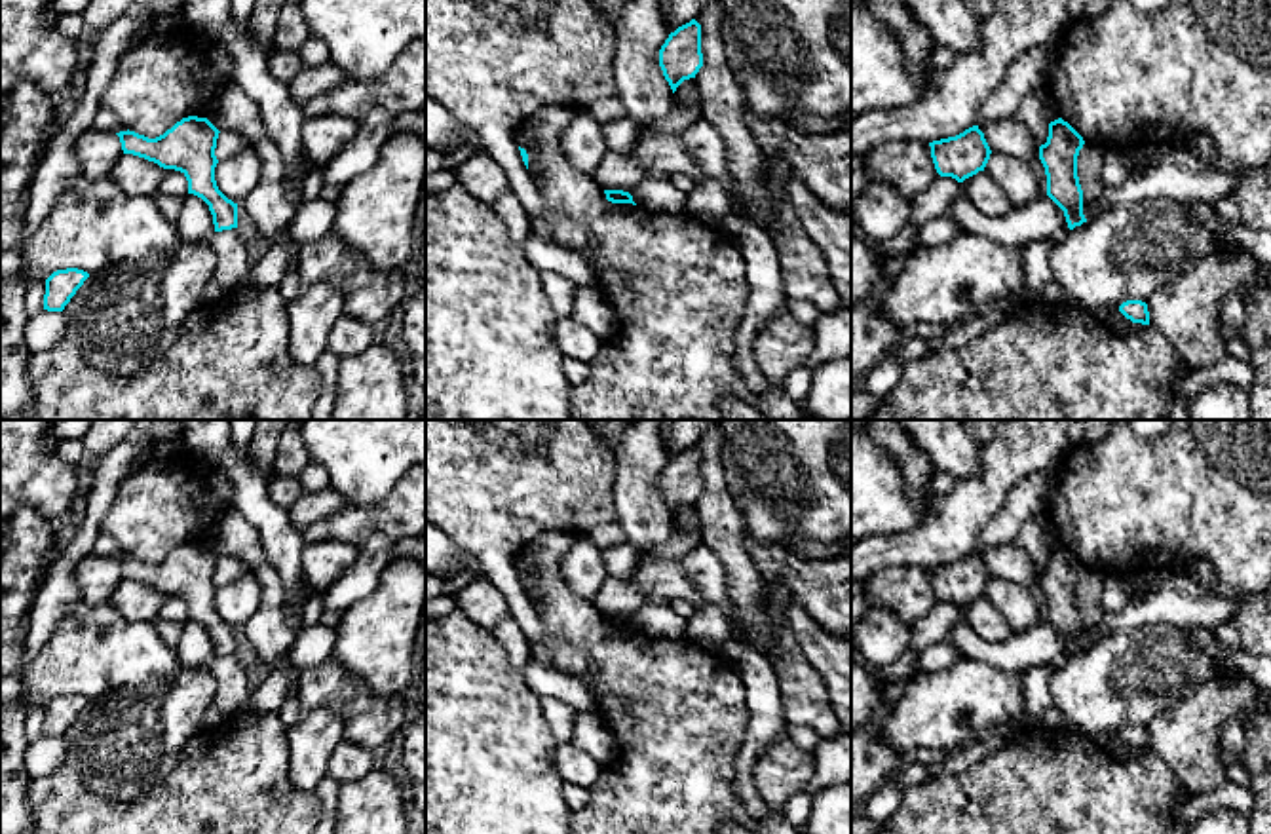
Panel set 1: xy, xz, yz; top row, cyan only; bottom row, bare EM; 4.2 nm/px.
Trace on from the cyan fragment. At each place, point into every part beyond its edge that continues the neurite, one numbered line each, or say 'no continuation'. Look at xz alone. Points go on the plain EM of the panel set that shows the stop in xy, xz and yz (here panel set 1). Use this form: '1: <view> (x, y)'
no continuation

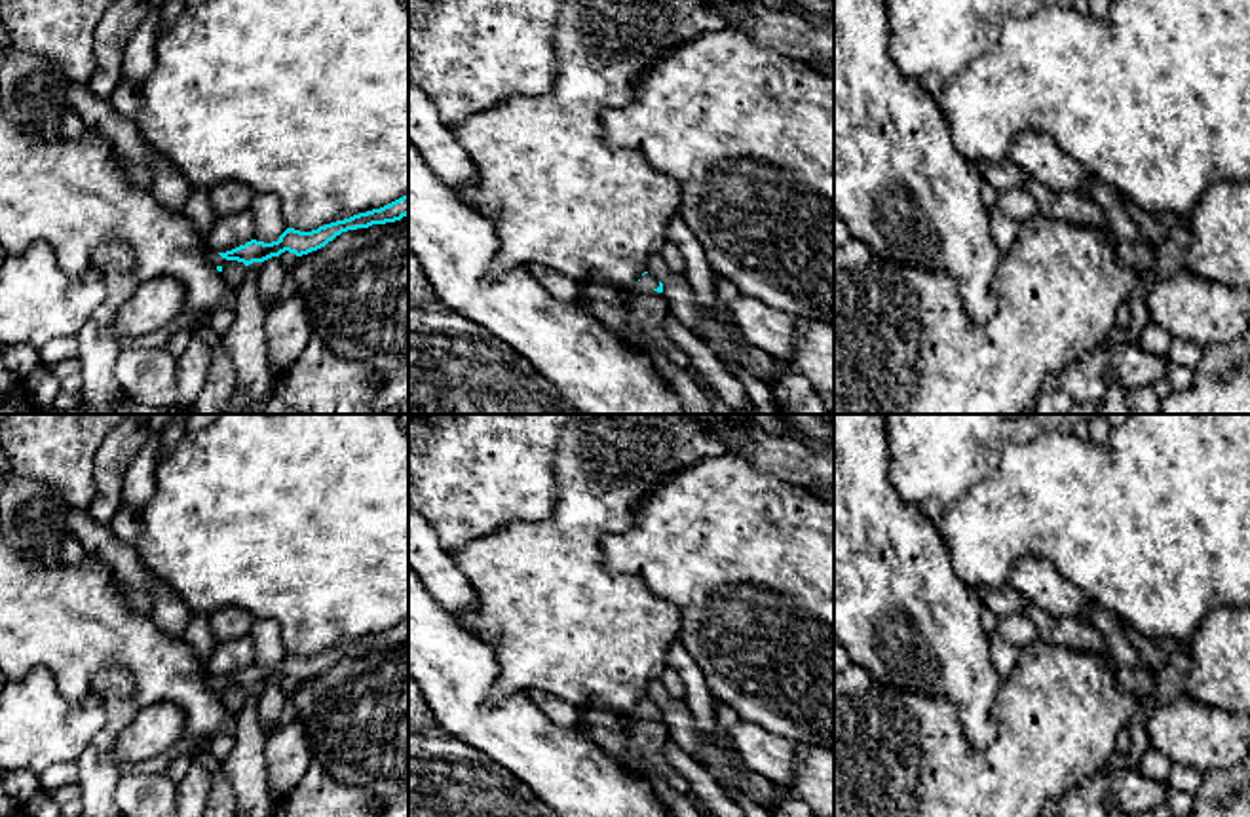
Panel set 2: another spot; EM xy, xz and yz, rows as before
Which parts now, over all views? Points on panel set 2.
1: xz (646, 707)

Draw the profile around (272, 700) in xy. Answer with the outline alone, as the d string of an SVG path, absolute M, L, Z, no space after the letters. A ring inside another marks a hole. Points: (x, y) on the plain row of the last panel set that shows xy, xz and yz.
M272 682L260 690L256 709L266 735L279 730L279 714L285 705L287 694L277 682Z

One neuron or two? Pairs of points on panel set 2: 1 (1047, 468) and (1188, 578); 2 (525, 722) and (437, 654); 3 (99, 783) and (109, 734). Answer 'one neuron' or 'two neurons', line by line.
1: one neuron
2: one neuron
3: one neuron

